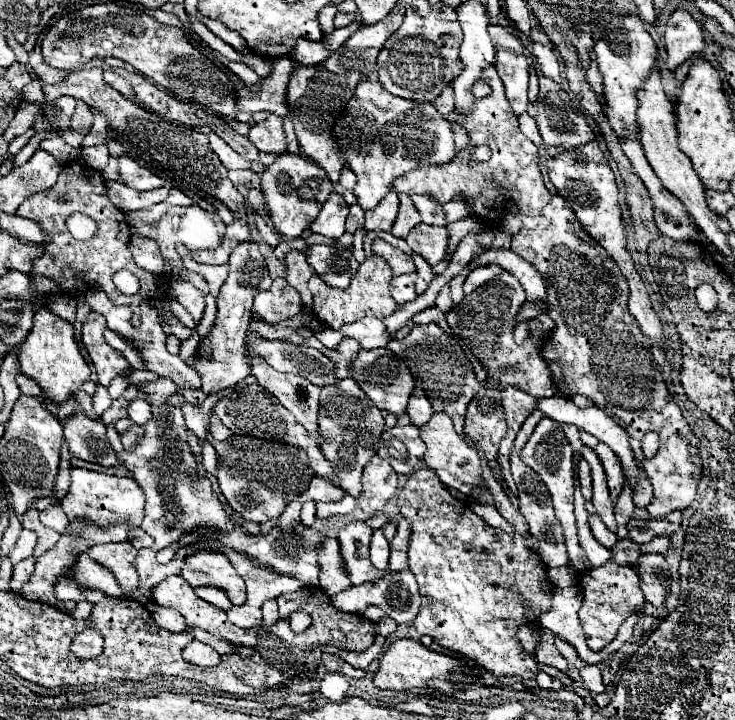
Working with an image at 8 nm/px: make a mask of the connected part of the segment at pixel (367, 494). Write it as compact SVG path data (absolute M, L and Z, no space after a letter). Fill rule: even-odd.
M375 455L363 467L361 485L363 485L363 491L357 497L357 503L363 509L363 513L373 515L375 511L381 511L385 507L385 503L397 493L399 479L397 479L395 471L391 469L391 465L385 459L381 459L379 455Z

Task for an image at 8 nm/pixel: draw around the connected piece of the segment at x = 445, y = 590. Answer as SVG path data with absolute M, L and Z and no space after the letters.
M419 469L409 475L405 487L397 495L397 509L409 519L412 525L411 541L409 541L409 569L413 571L419 589L421 589L421 609L413 621L413 627L421 635L431 635L435 643L461 653L473 659L479 667L489 671L495 677L517 675L521 679L537 677L537 659L531 653L525 653L517 629L521 625L529 625L539 629L537 619L531 615L541 615L551 609L551 593L553 583L547 577L547 567L539 555L525 545L525 539L519 533L507 535L501 529L487 527L483 519L479 519L463 501L455 499L447 487L439 481L439 477L431 469Z

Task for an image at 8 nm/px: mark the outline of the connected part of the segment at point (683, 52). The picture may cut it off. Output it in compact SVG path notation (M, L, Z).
M675 11L667 19L665 29L665 49L667 49L667 69L675 71L681 63L691 59L693 55L701 55L705 51L705 35L697 25L691 13Z

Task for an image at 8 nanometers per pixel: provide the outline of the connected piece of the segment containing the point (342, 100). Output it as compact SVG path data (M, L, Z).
M397 3L383 21L357 29L339 47L339 51L331 53L331 57L325 63L315 67L301 67L299 71L293 71L291 75L287 99L289 99L291 121L295 125L299 145L307 157L311 157L315 163L319 163L327 171L327 177L331 181L337 181L341 169L345 167L345 155L341 147L335 143L335 135L333 135L335 119L353 97L357 83L361 83L361 79L365 81L367 75L375 69L375 61L383 43L393 35L393 31L401 27L403 15L405 15L405 5Z

